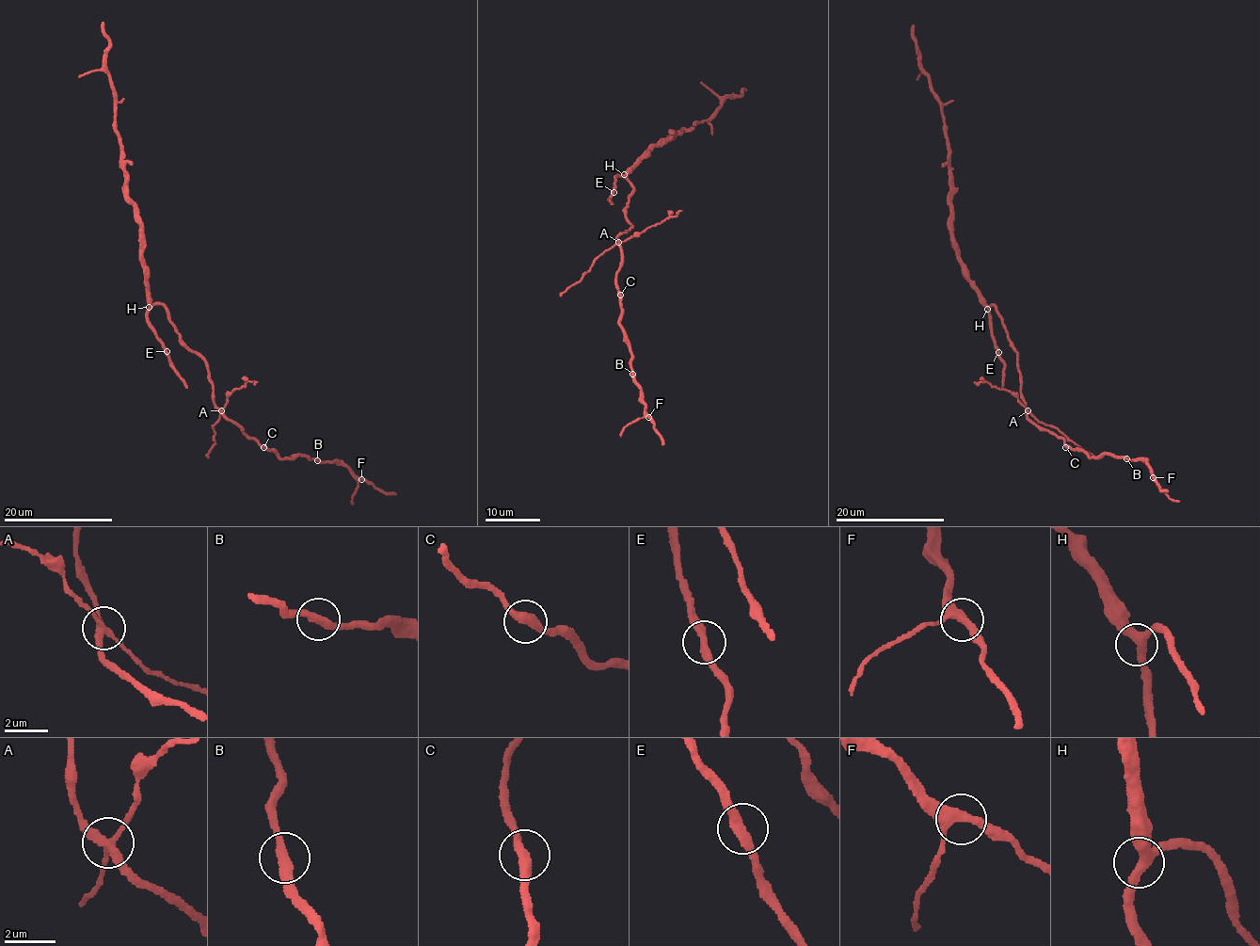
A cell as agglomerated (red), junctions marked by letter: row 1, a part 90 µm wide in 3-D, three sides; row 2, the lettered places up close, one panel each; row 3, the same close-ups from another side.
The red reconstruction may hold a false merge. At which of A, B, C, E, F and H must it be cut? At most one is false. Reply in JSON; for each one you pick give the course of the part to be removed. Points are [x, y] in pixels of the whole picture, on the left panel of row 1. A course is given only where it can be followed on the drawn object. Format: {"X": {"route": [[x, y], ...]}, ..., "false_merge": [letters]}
{"A": {"route": [[221, 410], [213, 426], [215, 440], [208, 457]]}, "false_merge": ["A"]}

